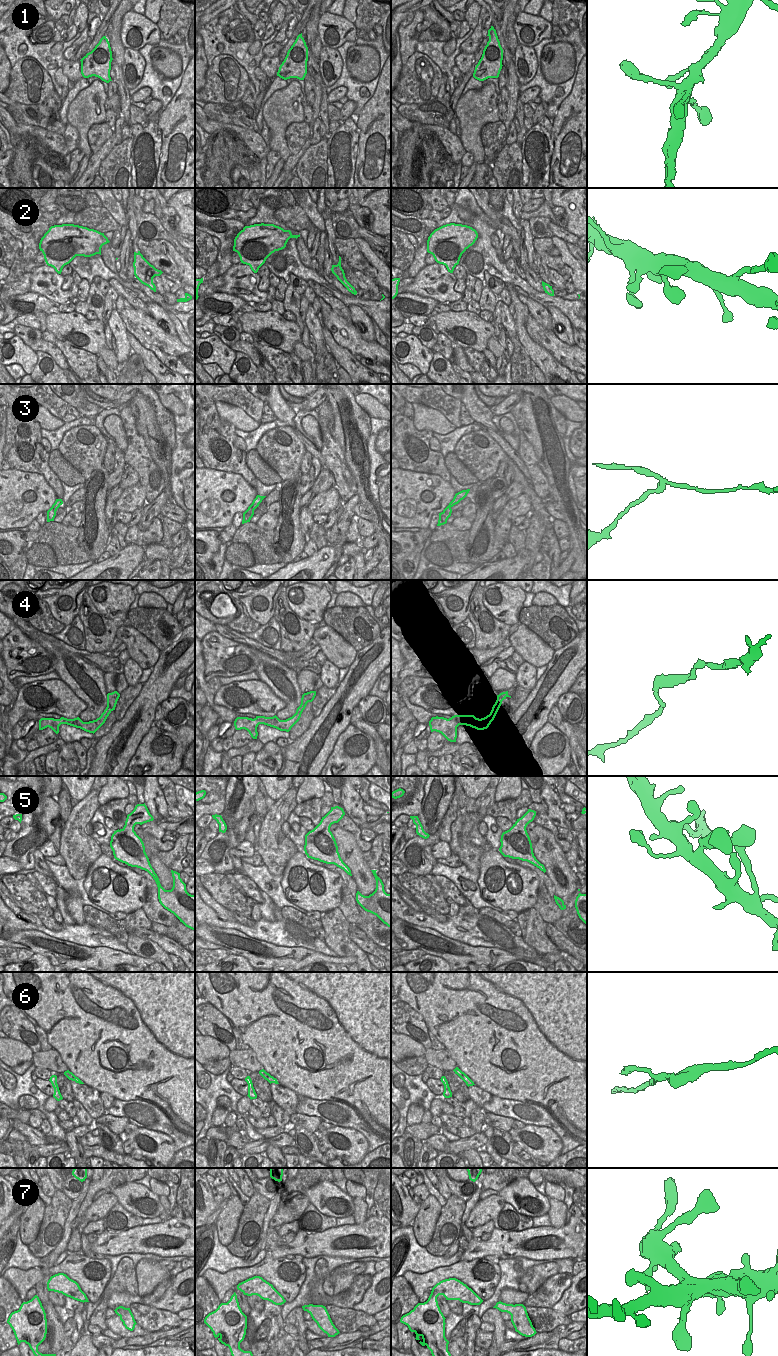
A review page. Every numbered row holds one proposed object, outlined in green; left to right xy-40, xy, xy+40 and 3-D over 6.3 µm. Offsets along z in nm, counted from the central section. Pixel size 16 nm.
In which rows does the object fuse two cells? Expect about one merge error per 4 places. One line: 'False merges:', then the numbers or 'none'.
False merges: 3

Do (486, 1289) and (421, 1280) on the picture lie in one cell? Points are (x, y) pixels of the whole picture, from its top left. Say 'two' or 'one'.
one

